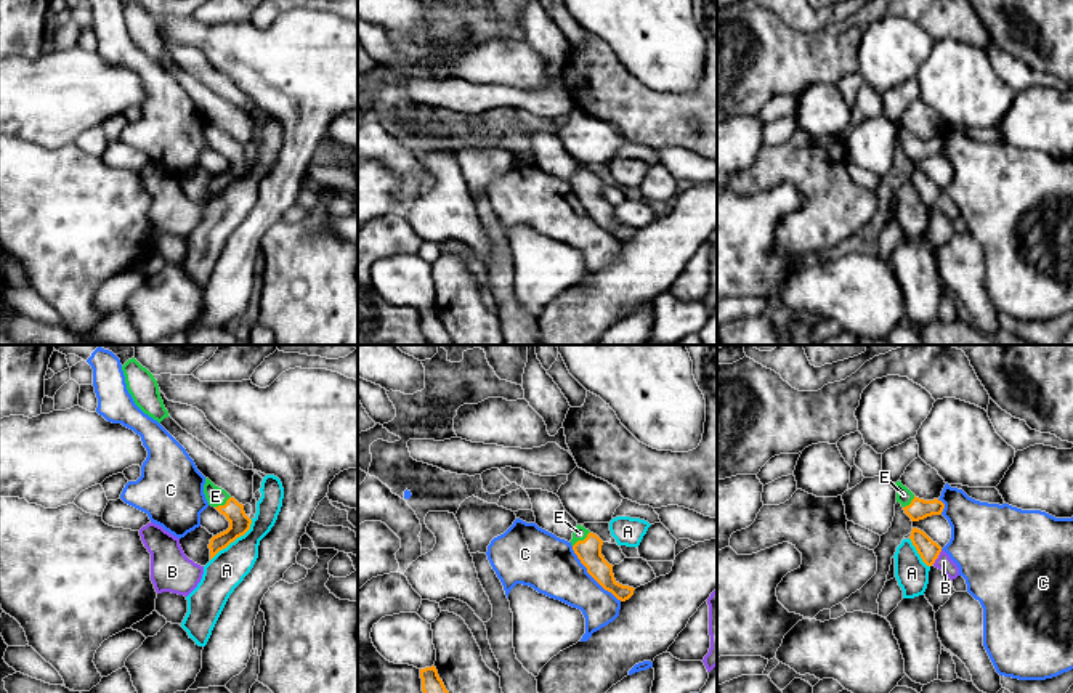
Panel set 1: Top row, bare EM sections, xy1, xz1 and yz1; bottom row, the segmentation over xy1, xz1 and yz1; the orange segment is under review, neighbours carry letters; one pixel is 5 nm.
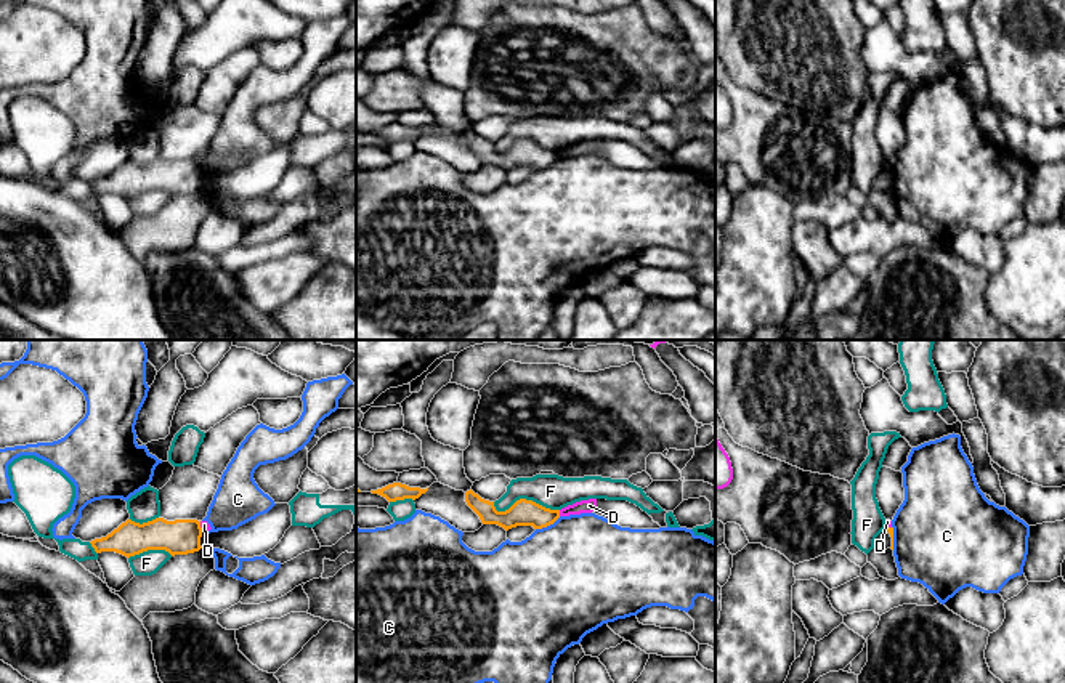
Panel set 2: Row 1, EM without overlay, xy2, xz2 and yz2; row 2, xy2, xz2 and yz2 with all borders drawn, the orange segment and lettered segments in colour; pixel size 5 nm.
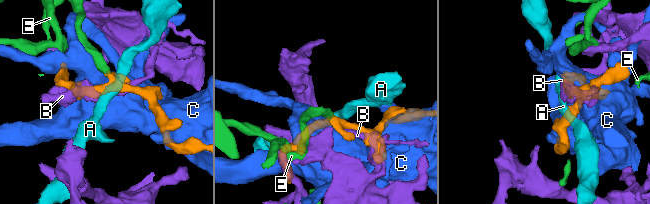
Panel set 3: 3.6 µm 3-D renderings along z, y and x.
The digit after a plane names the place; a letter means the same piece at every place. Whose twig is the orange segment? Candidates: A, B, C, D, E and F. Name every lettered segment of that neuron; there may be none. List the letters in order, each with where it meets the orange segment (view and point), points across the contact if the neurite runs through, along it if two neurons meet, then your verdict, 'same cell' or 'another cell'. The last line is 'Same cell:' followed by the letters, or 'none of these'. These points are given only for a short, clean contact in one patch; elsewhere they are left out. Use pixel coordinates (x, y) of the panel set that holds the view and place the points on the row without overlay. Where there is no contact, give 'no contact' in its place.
A: meets orange in xy1 at (233, 182); border along xy1 (252, 161), (242, 175), (210, 201); another cell
B: meets orange in yz1 at (937, 198); another cell
C: meets orange in xz1 at (592, 217); another cell
D: meets orange in xz2 at (558, 154); border along xz2 (558, 151), (560, 156); another cell
E: meets orange in xz1 at (581, 182); runs through xz1 (589, 191), (581, 182), (579, 174); same cell
F: meets orange in xz2 at (525, 140); another cell
Same cell: E

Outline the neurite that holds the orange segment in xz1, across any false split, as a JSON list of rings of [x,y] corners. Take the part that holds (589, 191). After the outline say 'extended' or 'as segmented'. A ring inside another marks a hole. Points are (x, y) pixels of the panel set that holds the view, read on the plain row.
[[[577,165],[573,173],[571,186],[587,213],[617,241],[626,242],[634,236],[634,228],[622,226],[614,220],[613,205],[601,196],[603,181]]] | extended

